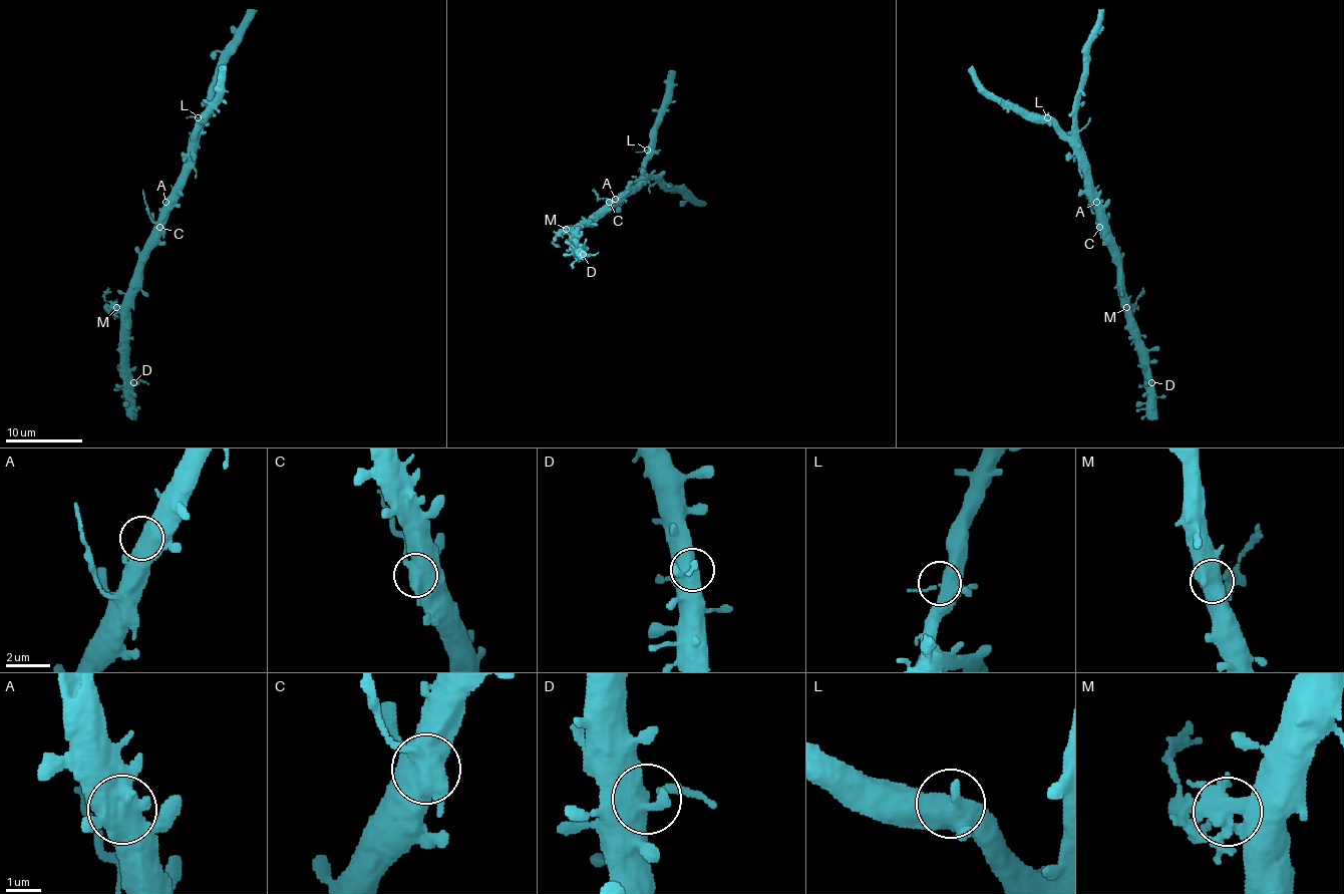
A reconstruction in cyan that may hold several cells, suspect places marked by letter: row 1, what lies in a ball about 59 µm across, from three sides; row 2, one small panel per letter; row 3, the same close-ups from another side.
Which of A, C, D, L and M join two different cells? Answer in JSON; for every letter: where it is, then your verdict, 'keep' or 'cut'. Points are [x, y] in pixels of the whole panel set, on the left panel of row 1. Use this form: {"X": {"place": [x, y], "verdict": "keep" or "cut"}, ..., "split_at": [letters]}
{"A": {"place": [165, 202], "verdict": "keep"}, "C": {"place": [159, 227], "verdict": "cut"}, "D": {"place": [133, 382], "verdict": "keep"}, "L": {"place": [198, 117], "verdict": "keep"}, "M": {"place": [116, 307], "verdict": "cut"}, "split_at": ["C", "M"]}

